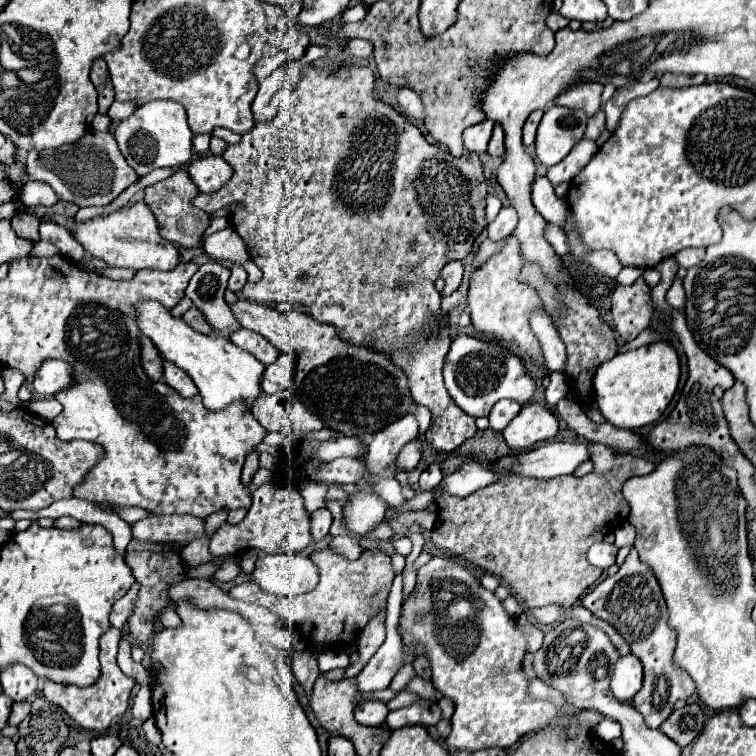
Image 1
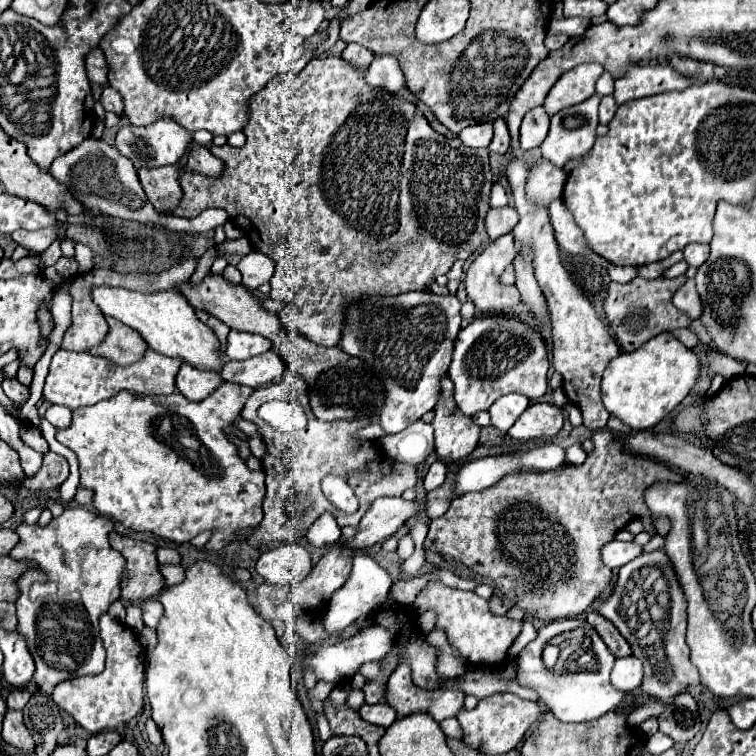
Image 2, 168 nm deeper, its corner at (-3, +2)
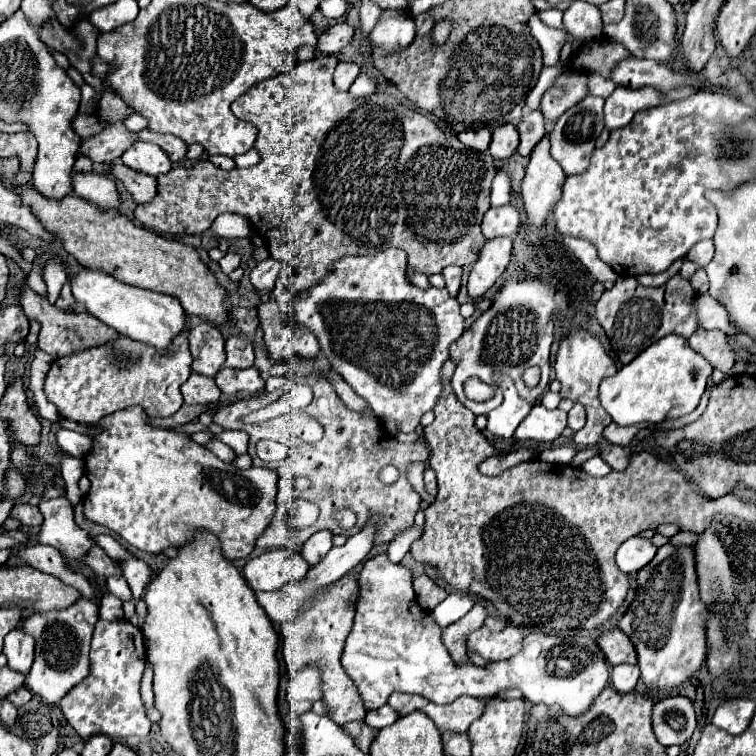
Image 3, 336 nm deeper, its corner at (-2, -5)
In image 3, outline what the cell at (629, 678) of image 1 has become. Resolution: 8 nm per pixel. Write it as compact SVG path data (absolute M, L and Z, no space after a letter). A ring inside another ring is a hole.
M615 665L611 669L611 685L619 693L631 693L639 681L639 667L637 665Z

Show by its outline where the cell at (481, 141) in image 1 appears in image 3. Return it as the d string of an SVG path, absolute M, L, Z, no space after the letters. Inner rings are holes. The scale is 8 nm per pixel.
M477 129L477 131L463 131L457 135L459 141L471 149L477 149L477 151L487 151L489 149L489 143L491 143L491 131L489 129Z

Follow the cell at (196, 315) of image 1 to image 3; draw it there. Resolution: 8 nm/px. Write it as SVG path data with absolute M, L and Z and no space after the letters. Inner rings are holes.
M199 323L189 331L189 349L193 355L193 373L215 377L225 363L225 339L217 327Z

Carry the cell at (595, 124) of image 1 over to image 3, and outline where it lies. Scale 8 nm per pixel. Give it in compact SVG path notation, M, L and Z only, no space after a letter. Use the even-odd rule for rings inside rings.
M619 85L605 99L605 127L609 131L625 127L637 111L659 107L661 103L663 93L657 93L657 89L625 89Z

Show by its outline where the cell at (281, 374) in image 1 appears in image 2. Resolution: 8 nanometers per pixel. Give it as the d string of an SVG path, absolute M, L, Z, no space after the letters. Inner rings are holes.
M268 350L266 354L248 358L248 360L228 360L222 370L222 378L228 382L238 382L250 388L264 388L284 380L286 364L278 354Z

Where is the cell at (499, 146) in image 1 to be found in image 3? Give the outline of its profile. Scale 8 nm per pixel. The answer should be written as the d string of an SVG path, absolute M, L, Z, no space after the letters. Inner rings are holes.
M501 125L493 129L493 139L489 145L489 153L495 159L507 159L517 151L519 145L519 133L515 125Z

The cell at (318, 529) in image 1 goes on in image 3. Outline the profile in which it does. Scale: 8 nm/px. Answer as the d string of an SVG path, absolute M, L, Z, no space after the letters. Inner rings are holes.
M319 531L317 535L313 535L313 537L303 545L301 555L305 557L305 561L307 561L311 567L317 565L317 563L329 553L329 549L333 547L331 539L333 539L333 535L331 535L329 531Z

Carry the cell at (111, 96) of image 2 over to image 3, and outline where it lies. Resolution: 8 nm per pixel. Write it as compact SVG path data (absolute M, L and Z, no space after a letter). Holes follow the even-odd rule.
M131 115L131 117L127 117L125 121L123 121L123 125L129 129L129 131L143 131L145 127L147 127L147 121L141 117L141 115Z

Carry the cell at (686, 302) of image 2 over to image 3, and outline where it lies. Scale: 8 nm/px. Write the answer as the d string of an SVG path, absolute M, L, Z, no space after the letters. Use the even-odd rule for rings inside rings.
M709 293L699 295L697 297L697 317L699 317L699 327L703 329L721 329L723 333L727 333L729 337L735 337L741 333L741 329L737 329L731 321L729 321L729 313L727 309L717 303L717 299L713 299Z

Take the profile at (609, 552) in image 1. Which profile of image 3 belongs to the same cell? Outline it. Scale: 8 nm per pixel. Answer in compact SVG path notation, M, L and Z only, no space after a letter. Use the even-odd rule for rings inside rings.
M631 537L617 549L617 565L623 573L637 573L643 569L657 553L651 539Z

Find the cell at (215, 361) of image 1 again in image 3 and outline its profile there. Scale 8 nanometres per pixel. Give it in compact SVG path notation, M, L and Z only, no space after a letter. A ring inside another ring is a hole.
M81 267L73 275L73 279L69 279L69 285L75 295L75 301L79 305L83 305L85 311L89 311L95 319L113 327L117 333L143 341L159 351L167 349L171 345L171 341L185 327L185 311L175 297L127 285L127 283L117 281L115 277L107 275L105 271Z

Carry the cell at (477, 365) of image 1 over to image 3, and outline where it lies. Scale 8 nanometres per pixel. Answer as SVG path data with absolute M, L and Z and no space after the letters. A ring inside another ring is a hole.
M507 279L503 283L503 287L495 293L493 297L493 303L491 307L475 319L475 323L465 329L465 333L453 341L453 345L449 347L449 357L457 363L457 369L453 373L453 379L451 379L451 387L457 395L457 399L467 407L471 409L475 415L487 415L491 409L499 407L501 401L483 401L483 403L475 403L475 401L469 401L463 393L463 383L465 379L469 377L479 377L481 381L485 381L487 385L495 385L499 387L495 381L493 381L493 375L495 373L503 373L503 375L509 375L515 383L517 389L529 389L523 385L521 381L521 373L531 367L531 365L539 365L541 367L541 381L539 385L549 385L549 349L555 341L555 319L569 319L571 313L569 313L569 295L563 293L563 291L555 291L553 285L549 281L543 281L543 279Z

